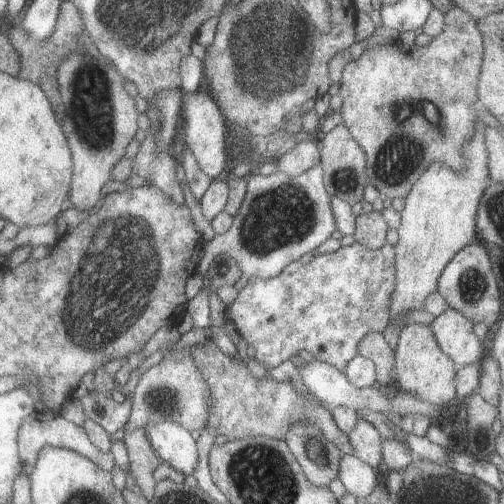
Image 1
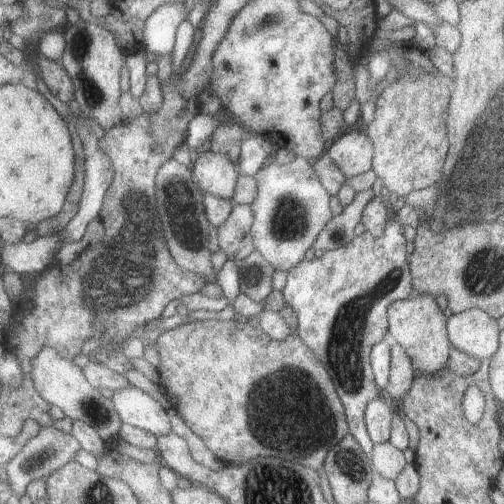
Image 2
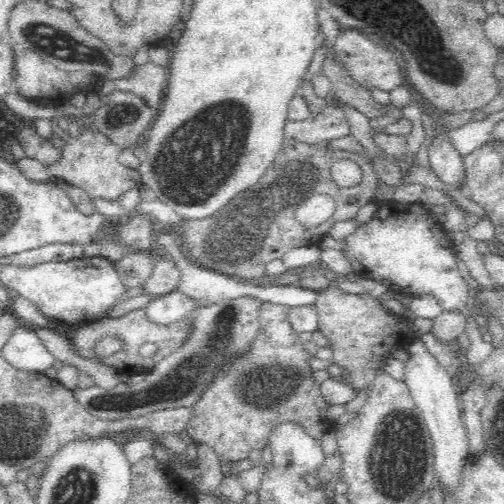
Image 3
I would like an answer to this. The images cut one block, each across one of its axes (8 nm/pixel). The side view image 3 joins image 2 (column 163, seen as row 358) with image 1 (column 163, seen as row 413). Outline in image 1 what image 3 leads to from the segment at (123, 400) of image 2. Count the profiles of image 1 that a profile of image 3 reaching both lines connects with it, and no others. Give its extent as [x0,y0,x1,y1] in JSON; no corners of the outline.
[145,422,201,476]

